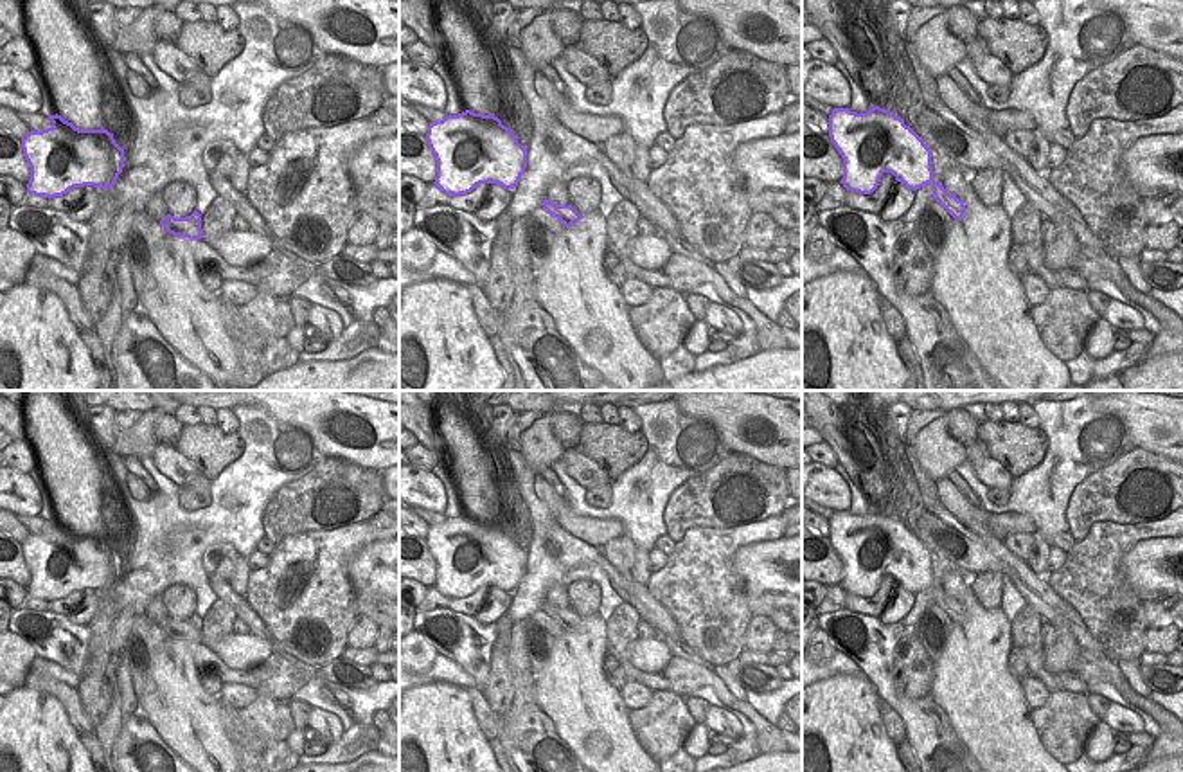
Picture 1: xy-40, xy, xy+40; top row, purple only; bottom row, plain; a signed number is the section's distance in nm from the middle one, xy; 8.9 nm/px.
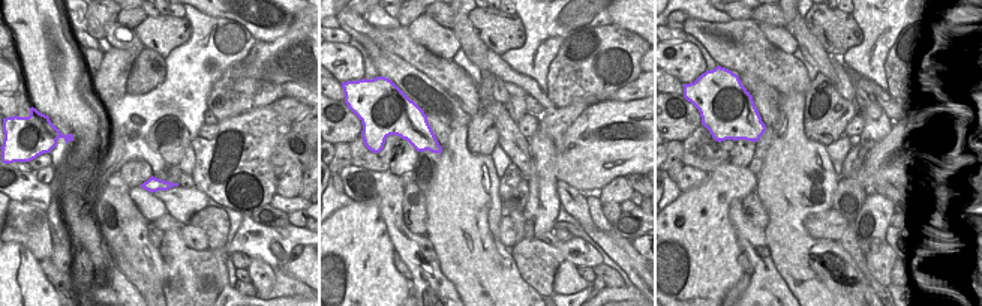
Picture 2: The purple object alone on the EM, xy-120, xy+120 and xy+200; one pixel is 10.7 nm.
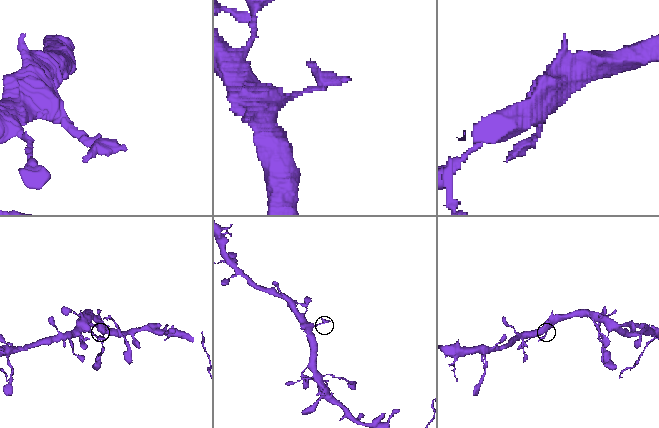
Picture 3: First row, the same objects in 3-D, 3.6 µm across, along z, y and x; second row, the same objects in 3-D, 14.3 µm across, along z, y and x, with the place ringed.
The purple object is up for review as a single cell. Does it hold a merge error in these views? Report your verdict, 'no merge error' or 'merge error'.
no merge error

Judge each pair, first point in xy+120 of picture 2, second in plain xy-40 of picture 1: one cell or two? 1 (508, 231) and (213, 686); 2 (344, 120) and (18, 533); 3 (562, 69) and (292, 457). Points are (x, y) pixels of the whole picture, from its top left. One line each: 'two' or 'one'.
1: two
2: two
3: two

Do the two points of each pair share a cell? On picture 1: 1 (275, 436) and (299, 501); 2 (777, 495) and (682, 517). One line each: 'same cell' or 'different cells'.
1: different cells
2: same cell

